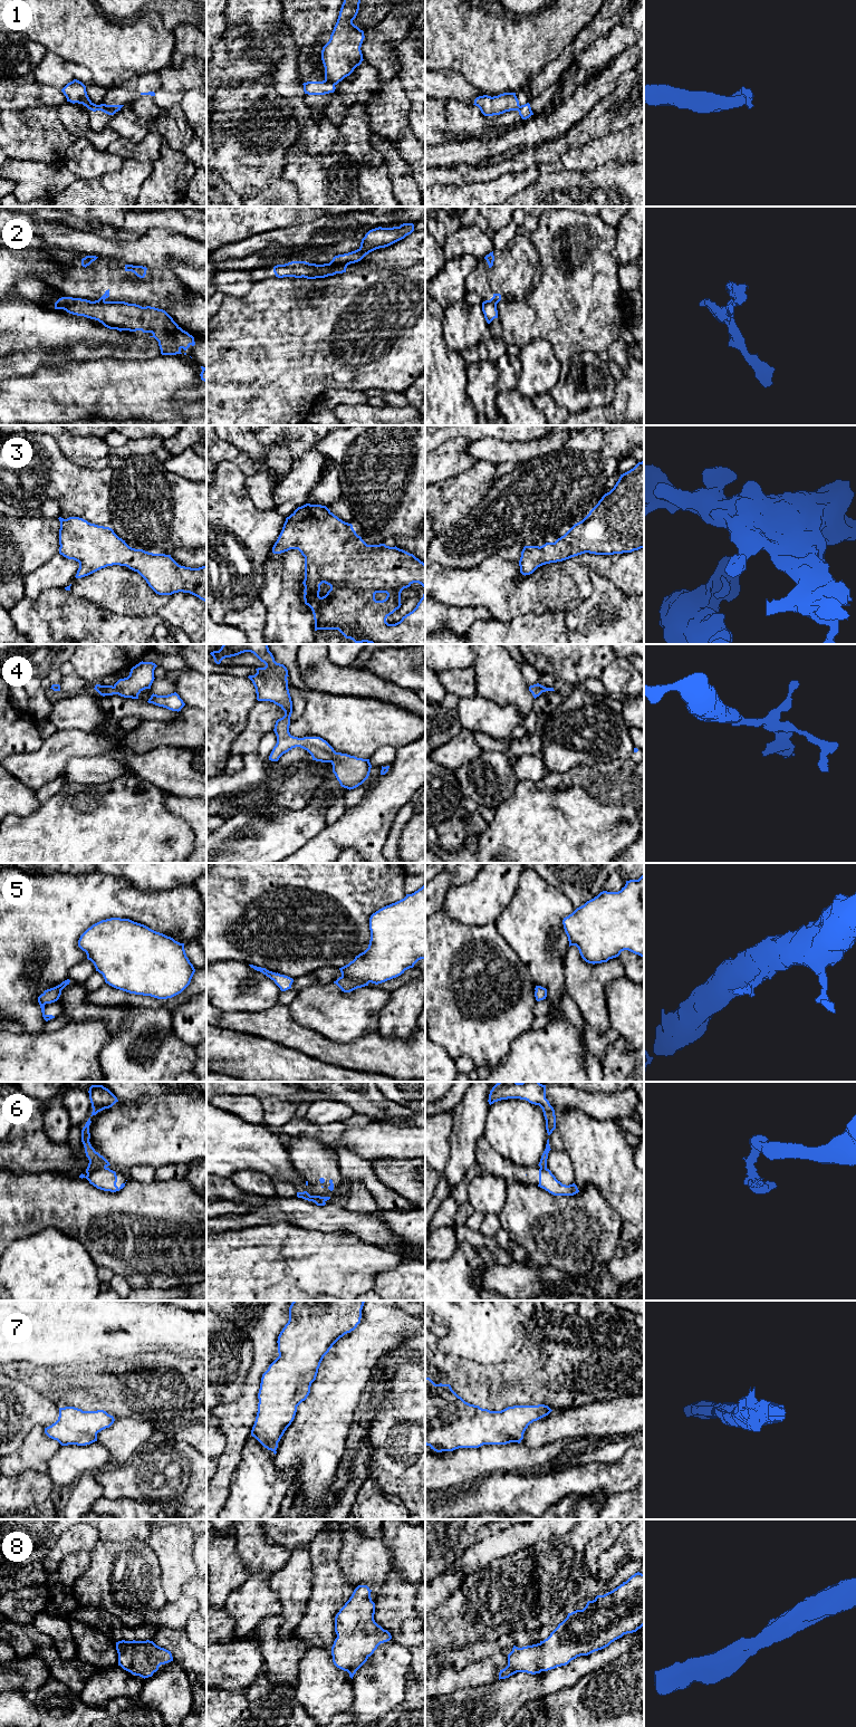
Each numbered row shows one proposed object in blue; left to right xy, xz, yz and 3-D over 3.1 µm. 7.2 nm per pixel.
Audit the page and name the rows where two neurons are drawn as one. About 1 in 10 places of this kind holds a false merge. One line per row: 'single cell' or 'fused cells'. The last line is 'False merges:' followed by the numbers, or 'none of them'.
1: fused cells
2: fused cells
3: single cell
4: single cell
5: single cell
6: fused cells
7: single cell
8: single cell
False merges: 1, 2, 6

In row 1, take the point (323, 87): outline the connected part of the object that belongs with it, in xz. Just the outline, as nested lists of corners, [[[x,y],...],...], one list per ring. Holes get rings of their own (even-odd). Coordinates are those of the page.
[[[323,80],[323,81],[307,81],[304,83],[304,92],[308,95],[325,95],[329,93],[334,93],[336,87],[331,81]]]

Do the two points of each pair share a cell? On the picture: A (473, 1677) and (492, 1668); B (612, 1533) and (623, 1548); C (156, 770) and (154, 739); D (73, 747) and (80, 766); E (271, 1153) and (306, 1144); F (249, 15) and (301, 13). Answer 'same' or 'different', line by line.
A: same
B: different
C: different
D: different
E: different
F: different

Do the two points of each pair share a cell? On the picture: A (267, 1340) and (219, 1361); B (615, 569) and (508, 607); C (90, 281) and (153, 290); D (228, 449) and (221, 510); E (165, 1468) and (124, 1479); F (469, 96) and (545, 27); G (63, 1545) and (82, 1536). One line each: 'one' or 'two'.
A: two
B: one
C: one
D: two
E: one
F: two
G: one

